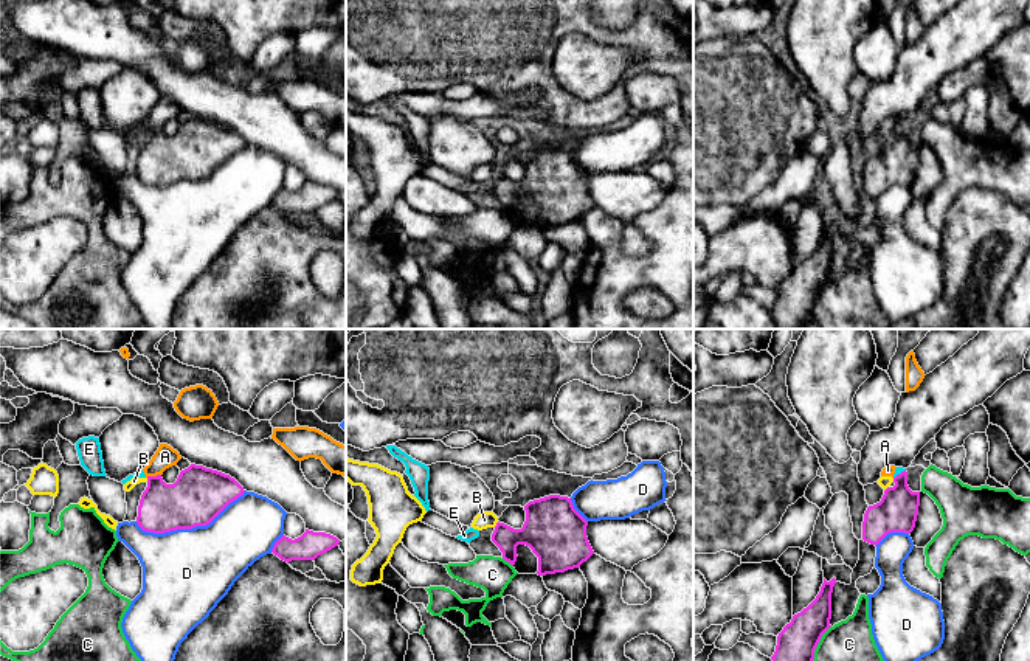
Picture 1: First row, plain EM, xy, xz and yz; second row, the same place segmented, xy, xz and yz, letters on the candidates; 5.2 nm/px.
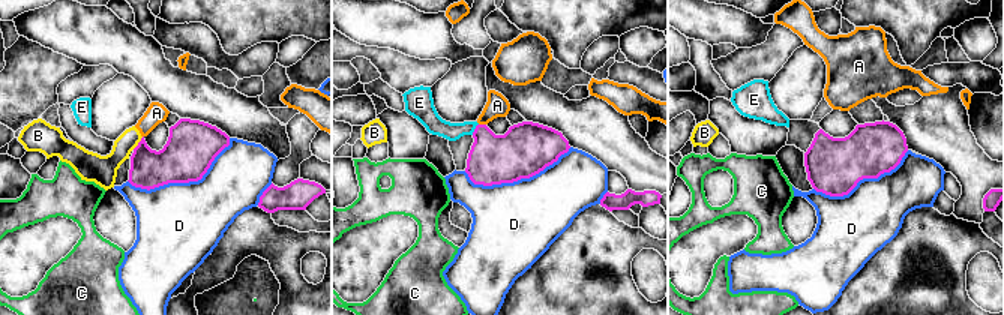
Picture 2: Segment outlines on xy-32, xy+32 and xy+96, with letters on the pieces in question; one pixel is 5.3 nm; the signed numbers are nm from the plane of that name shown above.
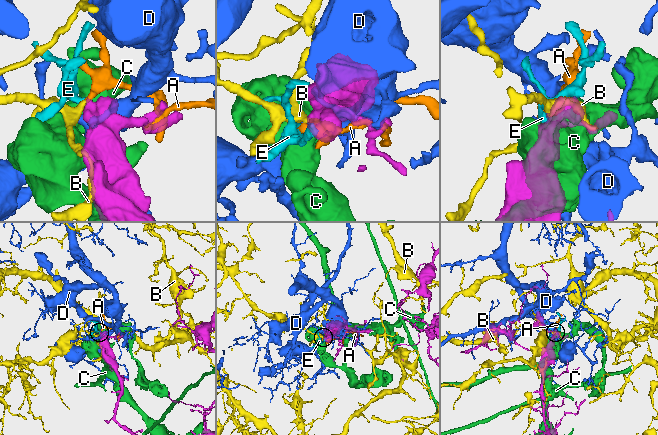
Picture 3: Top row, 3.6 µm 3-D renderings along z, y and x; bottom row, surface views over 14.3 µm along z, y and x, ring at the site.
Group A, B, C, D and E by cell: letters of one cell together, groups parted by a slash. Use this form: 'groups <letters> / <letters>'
groups A B / C / D / E

